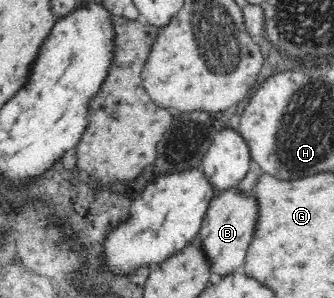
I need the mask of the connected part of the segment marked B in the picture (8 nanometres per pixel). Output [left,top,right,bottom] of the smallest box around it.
[194,187,260,279]

